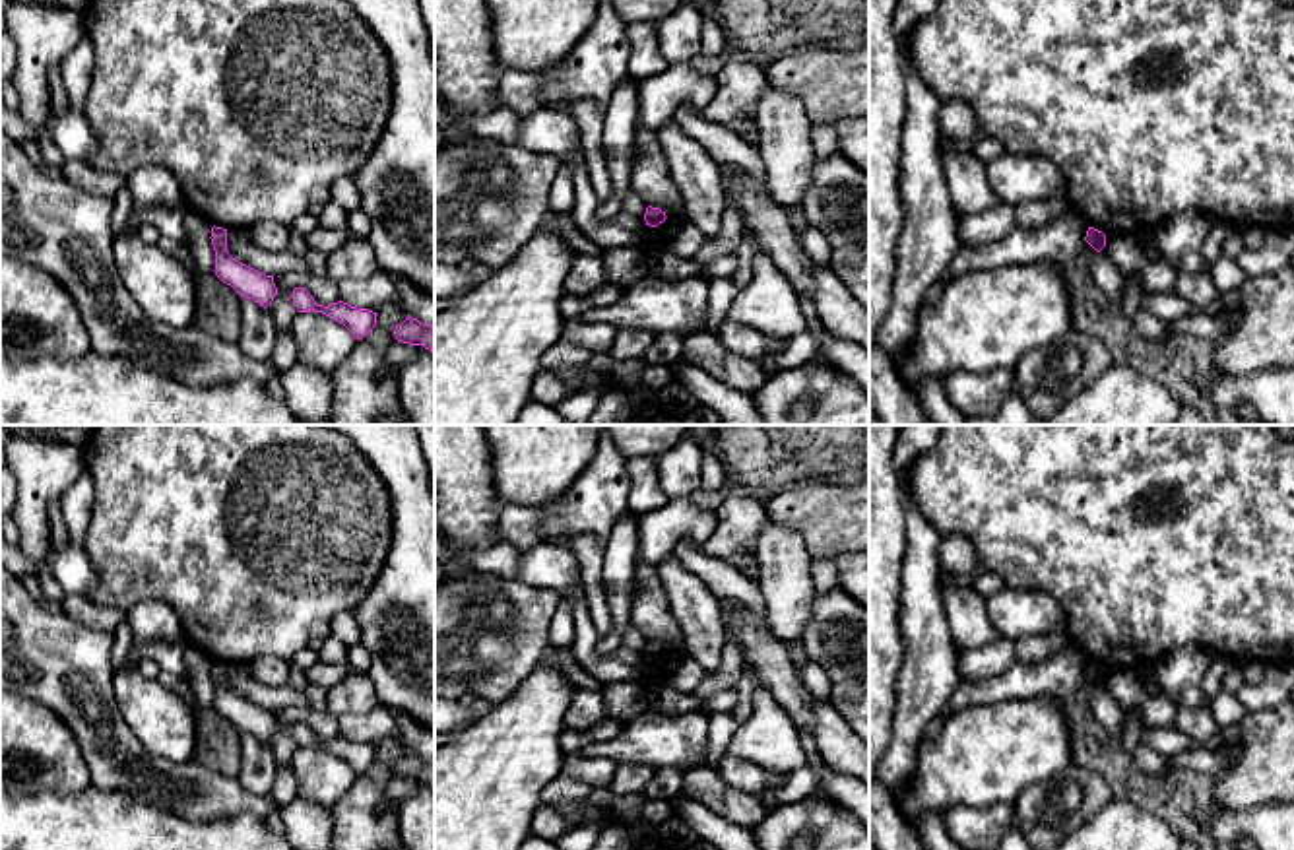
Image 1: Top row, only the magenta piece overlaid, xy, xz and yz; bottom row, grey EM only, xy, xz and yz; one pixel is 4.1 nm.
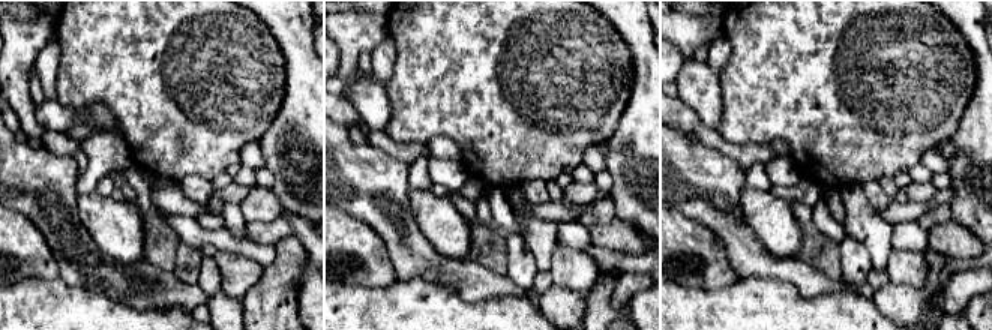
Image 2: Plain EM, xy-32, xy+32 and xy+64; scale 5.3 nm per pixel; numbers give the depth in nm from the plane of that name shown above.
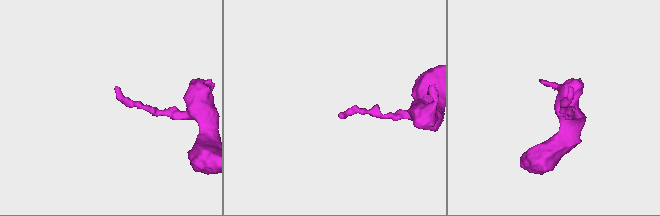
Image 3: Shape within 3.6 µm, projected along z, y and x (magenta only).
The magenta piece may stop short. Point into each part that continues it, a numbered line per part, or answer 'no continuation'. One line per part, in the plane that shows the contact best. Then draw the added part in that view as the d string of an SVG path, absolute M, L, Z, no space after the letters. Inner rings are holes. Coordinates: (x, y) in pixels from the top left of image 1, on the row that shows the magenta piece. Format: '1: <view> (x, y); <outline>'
no continuation

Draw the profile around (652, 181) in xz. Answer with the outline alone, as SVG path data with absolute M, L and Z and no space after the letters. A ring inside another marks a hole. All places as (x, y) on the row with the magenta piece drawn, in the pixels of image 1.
M636 124L634 163L631 188L667 217L683 215L683 198L671 179L658 134Z

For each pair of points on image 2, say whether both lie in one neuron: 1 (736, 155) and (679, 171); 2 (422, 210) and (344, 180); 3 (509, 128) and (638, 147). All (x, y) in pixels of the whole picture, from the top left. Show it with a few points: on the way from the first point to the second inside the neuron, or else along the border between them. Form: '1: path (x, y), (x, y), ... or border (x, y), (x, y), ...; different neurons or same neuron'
1: border (698, 141), (731, 158), (745, 171); different neurons
2: border (408, 189), (411, 219), (425, 237); different neurons
3: border (623, 111), (616, 129), (599, 146); different neurons

